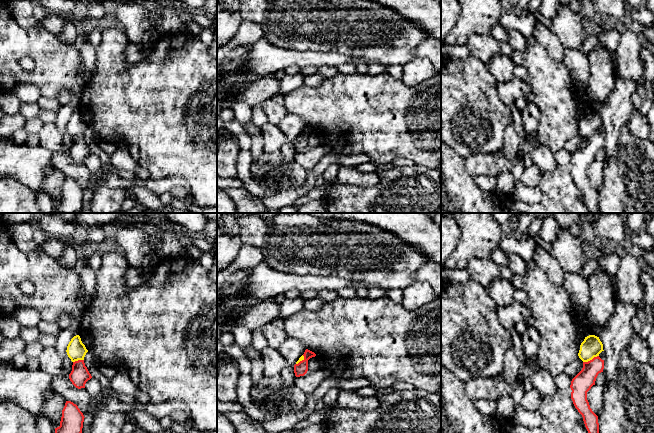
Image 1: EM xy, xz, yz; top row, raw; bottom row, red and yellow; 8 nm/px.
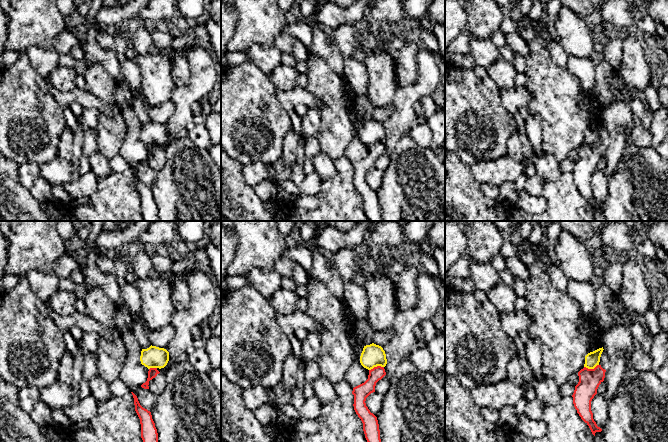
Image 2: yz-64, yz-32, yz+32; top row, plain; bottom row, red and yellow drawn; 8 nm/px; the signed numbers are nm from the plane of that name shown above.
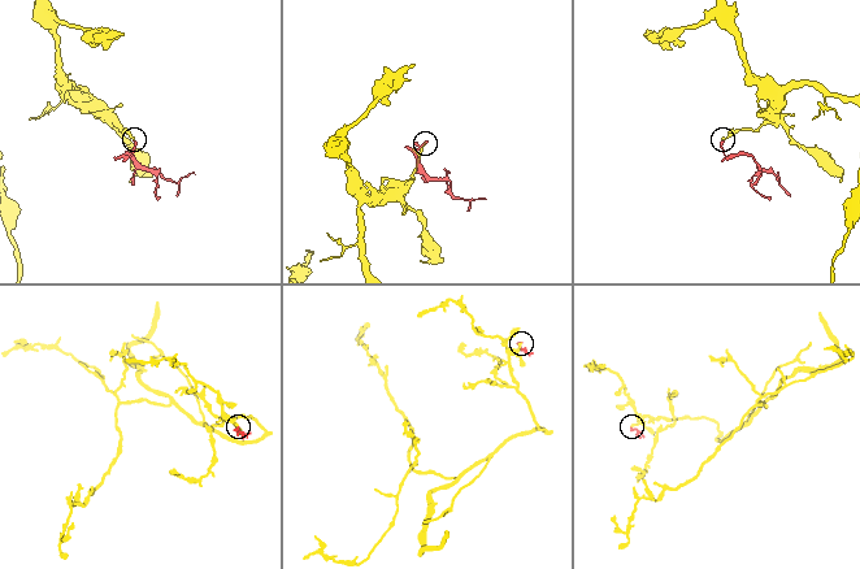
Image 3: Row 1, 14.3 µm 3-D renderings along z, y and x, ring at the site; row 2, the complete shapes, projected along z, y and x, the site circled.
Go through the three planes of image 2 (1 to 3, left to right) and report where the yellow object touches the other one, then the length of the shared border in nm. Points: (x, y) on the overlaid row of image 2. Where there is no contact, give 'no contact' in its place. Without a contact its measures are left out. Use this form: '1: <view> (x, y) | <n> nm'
1: yz-64 (152, 368) | 70 nm
2: yz-32 (377, 366) | 120 nm
3: yz+32 (591, 369) | 120 nm

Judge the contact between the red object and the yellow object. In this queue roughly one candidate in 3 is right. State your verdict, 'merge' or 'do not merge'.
do not merge

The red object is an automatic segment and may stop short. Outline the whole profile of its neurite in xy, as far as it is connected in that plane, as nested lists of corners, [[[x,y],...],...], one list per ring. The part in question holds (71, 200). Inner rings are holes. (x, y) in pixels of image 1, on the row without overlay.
[[[66,177],[60,202],[55,204],[56,213],[78,213],[82,209],[84,191],[76,180]]]

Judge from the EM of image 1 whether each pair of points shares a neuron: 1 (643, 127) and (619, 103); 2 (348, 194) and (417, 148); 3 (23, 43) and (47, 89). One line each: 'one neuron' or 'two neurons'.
1: two neurons
2: two neurons
3: one neuron

